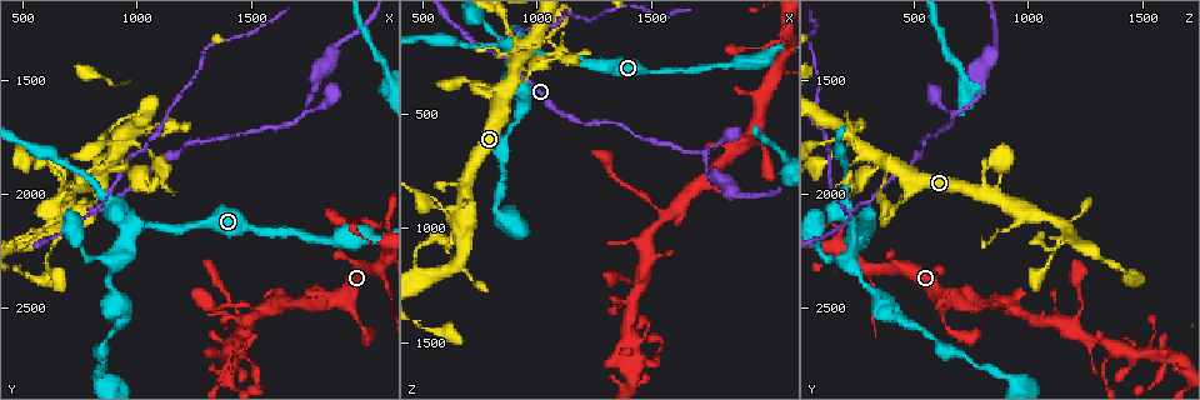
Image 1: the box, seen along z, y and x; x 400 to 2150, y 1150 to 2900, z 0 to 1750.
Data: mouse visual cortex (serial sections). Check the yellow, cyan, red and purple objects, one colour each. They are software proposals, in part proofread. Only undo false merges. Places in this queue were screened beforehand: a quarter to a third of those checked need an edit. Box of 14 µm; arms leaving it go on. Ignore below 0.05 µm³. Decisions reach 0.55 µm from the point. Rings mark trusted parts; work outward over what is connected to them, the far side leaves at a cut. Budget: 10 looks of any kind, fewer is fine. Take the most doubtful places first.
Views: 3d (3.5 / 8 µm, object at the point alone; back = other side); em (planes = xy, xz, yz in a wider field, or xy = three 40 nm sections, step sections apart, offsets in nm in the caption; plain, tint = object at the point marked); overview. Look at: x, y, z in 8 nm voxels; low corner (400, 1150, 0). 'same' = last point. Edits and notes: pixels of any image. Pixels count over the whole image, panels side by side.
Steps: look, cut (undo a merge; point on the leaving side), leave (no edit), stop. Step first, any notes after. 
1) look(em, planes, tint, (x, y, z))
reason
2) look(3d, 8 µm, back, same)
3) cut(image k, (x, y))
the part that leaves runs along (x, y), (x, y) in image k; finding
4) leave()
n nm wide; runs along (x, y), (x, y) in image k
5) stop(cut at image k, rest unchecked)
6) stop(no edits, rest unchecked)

look(3d, 8 µm, (810, 2080, 220))
abrupt turn

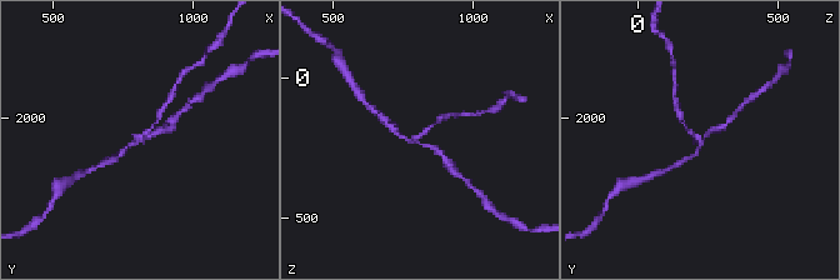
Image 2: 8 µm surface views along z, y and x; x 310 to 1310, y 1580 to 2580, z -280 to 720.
look(em, planes, tint, (800, 2080, 230))
3 arms; arms of 150, 150, 150 nm; now the EM

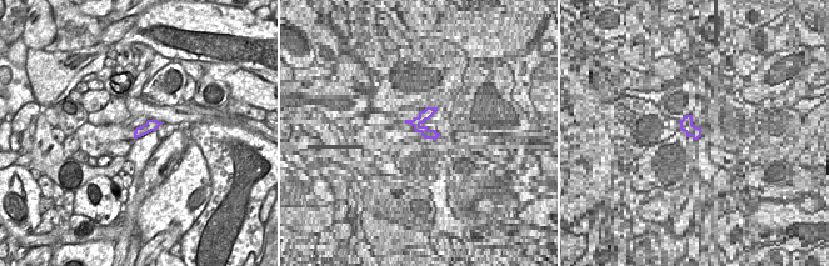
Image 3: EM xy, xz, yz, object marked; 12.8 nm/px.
cut(image 2, (146, 130))
the part that leaves runs along (700, 139), (690, 134), (676, 104) in image 2; a second cell is stuck on

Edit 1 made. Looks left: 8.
look(overview)

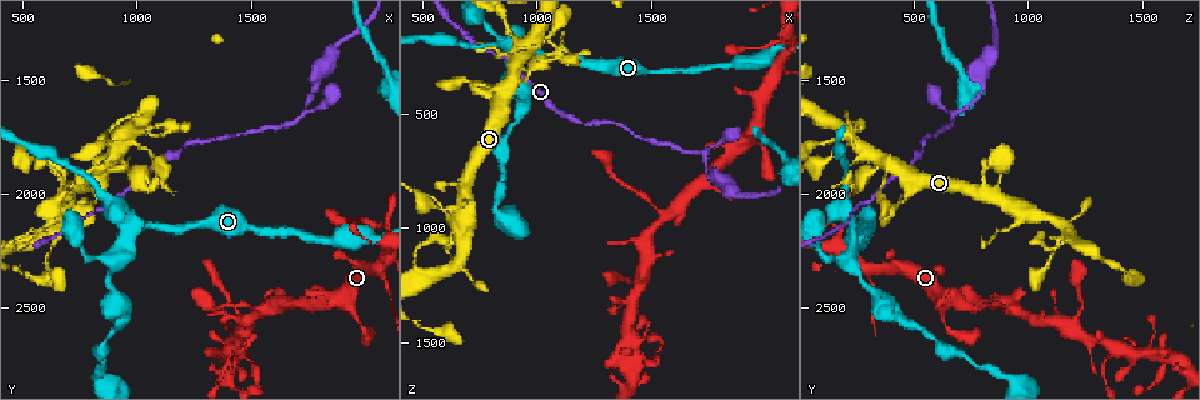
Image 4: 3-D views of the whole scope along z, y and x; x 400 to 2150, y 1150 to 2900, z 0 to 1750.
look(3d, 3.5 µm, (660, 2100, 1030))
two arms in line, one across

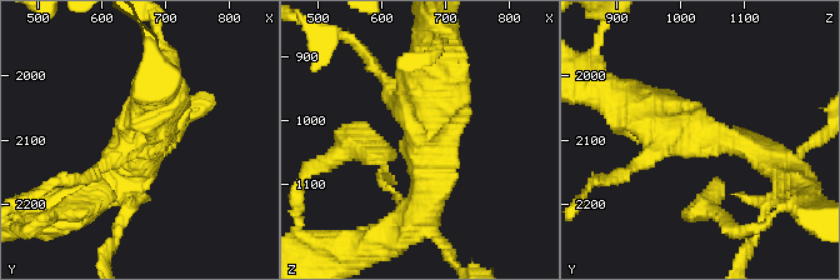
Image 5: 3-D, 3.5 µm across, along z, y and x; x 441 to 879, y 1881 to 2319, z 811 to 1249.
look(em, xy, step 2, tint, (665, 2085, 1025))
3 arms; arms of 150, 300, 450 nm

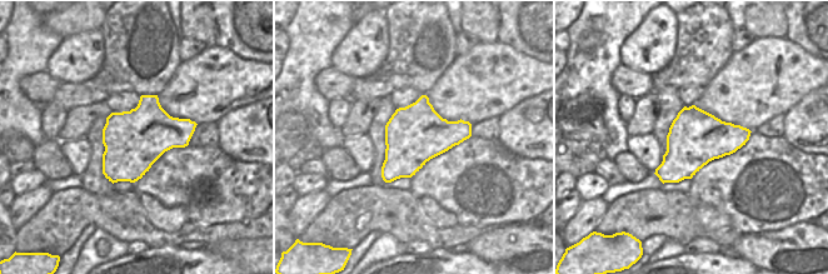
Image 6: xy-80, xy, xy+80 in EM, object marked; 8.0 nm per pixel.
leave()
runs along (601, 94), (749, 148) in image 5; all the same cell

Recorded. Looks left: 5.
look(3d, 3.5 µm, (1720, 1660, 670))
three arms meet

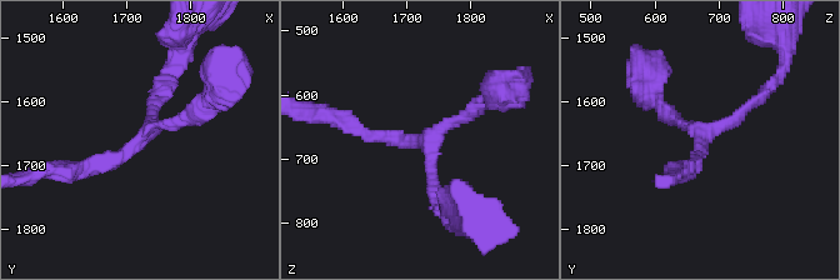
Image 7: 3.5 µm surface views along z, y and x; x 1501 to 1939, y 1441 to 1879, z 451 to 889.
look(em, xy, step 5, tint, (1730, 1655, 675))

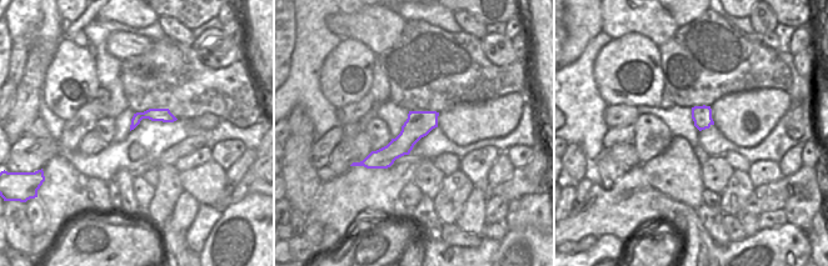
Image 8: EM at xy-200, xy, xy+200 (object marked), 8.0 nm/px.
look(em, xy, step 1, tint, same)

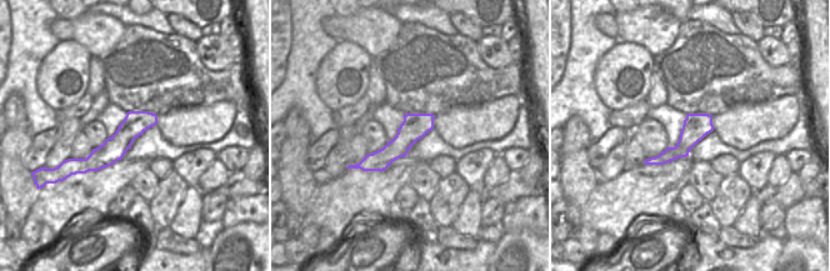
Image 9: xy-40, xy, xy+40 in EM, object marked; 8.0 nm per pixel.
leave()
220 nm wide; runs along (76, 169), (126, 153), (164, 88) in image 7; continuous, no second cell

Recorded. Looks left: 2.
look(em, planes, tint, (940, 1770, 230))
small branch off a trunk

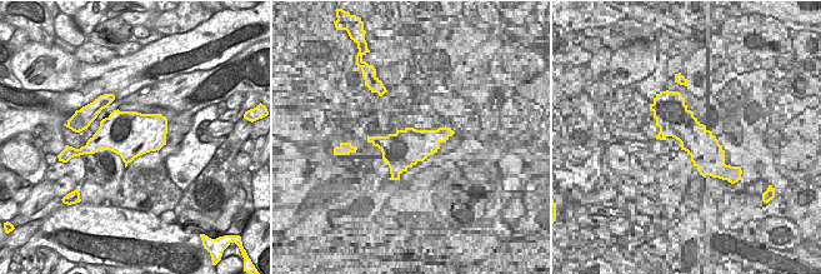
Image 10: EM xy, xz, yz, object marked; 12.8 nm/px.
look(3d, 3.5 µm, same)
wider look

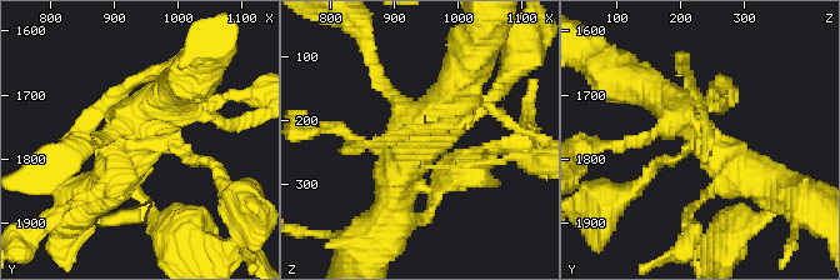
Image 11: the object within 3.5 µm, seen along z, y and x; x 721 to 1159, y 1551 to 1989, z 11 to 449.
leave()
runs along (761, 183), (653, 94) in image 11; continuous, no second cell

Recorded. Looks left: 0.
stop(cut at image 2, rest unchecked)

